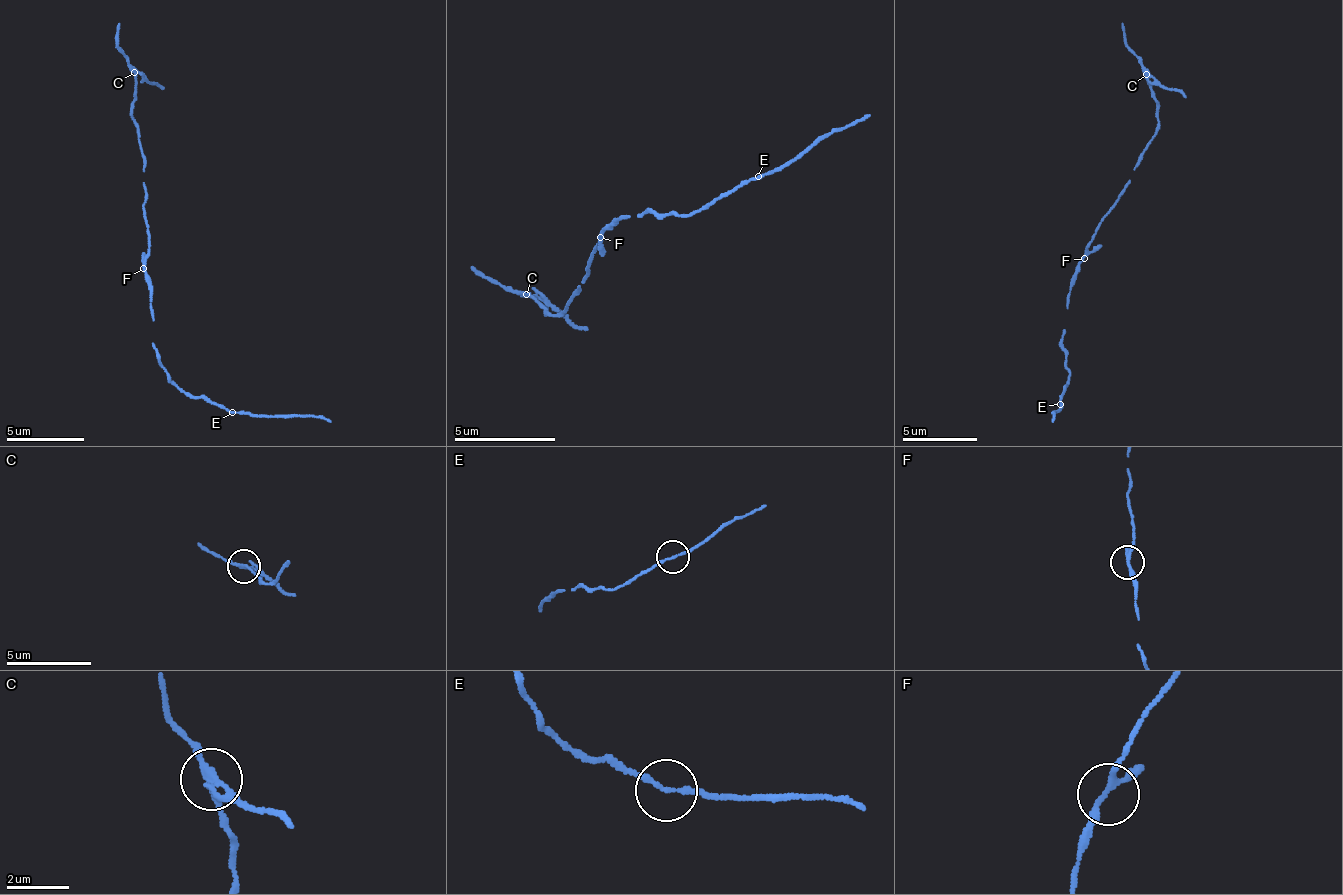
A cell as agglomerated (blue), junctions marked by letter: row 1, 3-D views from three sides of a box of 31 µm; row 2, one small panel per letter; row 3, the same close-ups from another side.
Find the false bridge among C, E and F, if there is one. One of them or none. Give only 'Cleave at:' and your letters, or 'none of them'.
Cleave at: C

